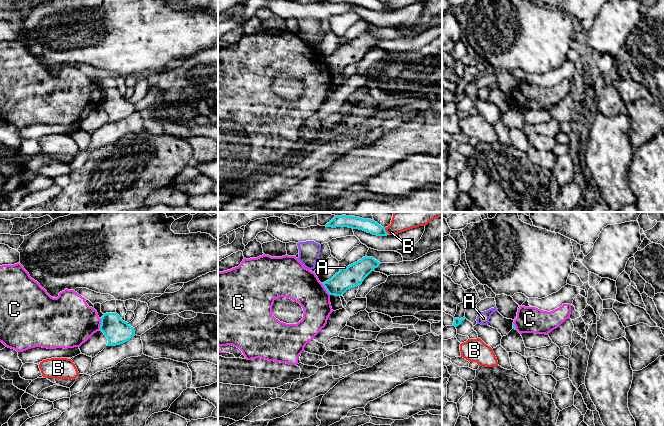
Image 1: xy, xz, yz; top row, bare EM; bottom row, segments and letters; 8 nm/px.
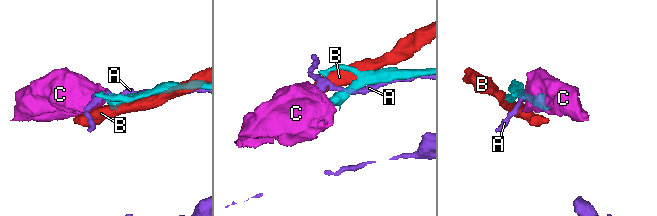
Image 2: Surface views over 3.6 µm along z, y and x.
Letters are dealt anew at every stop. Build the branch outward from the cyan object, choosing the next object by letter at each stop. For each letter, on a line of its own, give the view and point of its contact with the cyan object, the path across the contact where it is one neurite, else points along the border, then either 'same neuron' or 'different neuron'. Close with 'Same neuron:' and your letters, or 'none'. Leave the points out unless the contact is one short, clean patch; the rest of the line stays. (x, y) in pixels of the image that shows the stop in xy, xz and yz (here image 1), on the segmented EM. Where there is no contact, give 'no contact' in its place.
A: contact xz (345, 268); different neuron
B: contact xz (385, 231); border xz (384, 228), (389, 234); different neuron
C: contact xy (101, 324); border xy (101, 318), (99, 329); different neuron
Same neuron: none

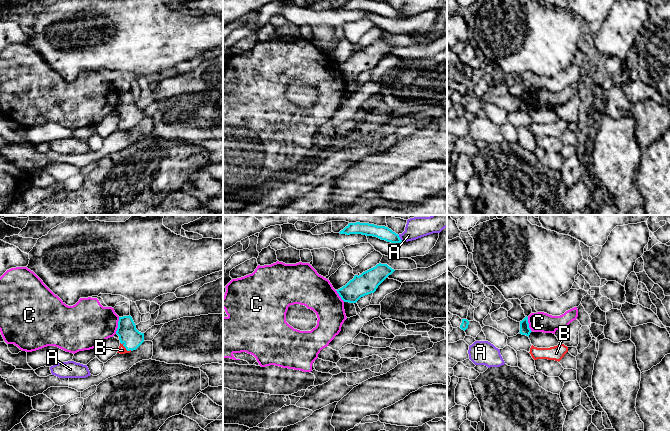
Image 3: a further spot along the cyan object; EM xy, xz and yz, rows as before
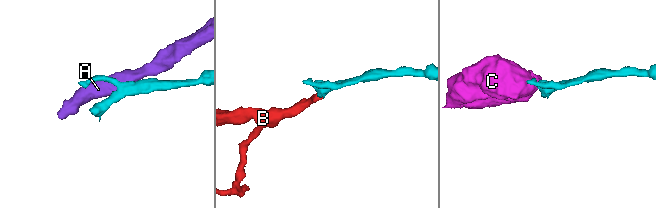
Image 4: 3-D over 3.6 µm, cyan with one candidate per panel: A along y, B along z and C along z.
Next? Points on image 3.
A: contact xz (399, 238); border xz (398, 235), (403, 241); different neuron
B: contact xy (125, 347); way xy (128, 334), (128, 343), (125, 347), (122, 350); same neuron
C: contact xy (118, 325); border xy (119, 317), (115, 333); different neuron
Same neuron: B

